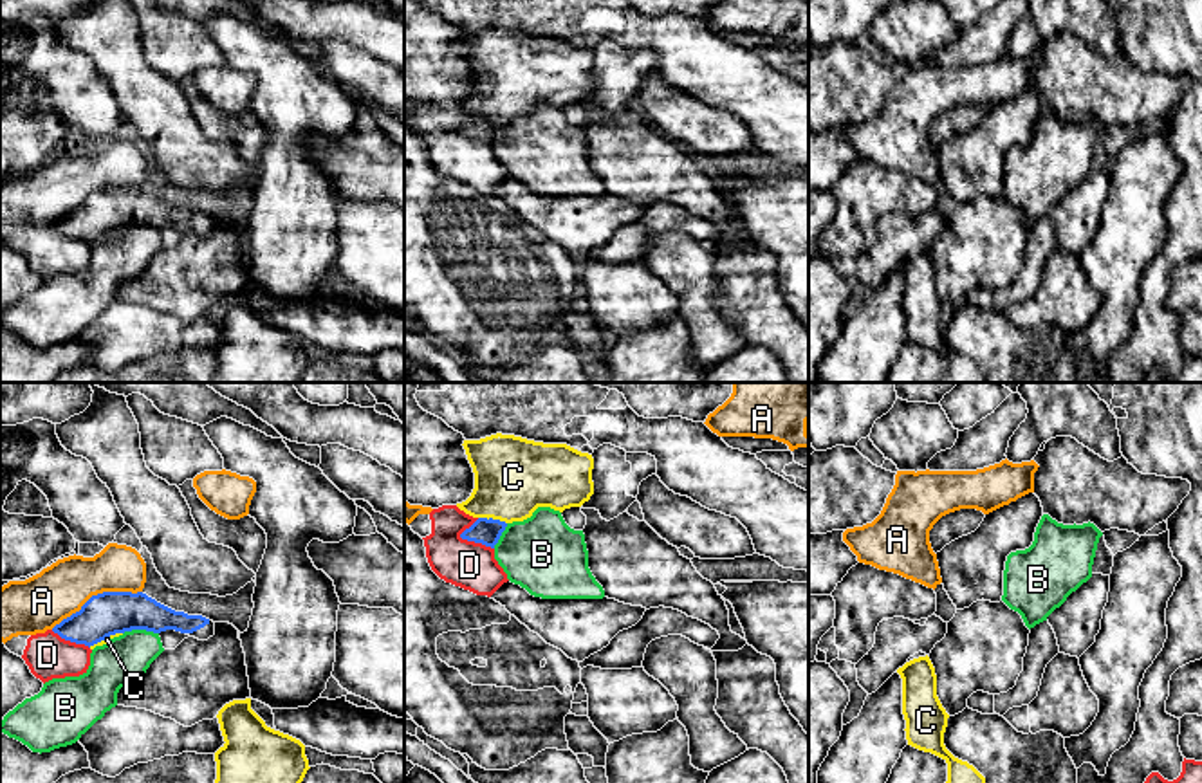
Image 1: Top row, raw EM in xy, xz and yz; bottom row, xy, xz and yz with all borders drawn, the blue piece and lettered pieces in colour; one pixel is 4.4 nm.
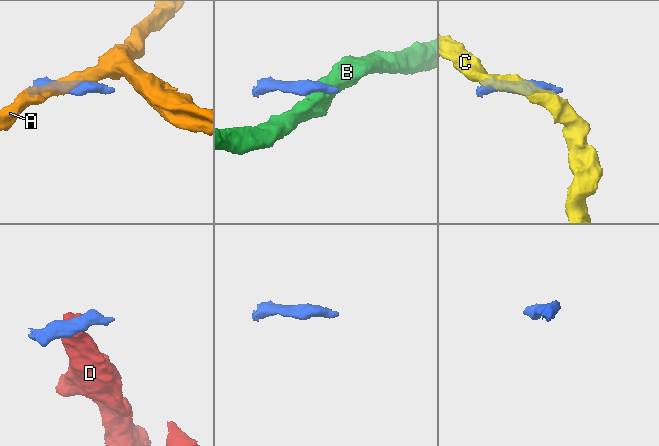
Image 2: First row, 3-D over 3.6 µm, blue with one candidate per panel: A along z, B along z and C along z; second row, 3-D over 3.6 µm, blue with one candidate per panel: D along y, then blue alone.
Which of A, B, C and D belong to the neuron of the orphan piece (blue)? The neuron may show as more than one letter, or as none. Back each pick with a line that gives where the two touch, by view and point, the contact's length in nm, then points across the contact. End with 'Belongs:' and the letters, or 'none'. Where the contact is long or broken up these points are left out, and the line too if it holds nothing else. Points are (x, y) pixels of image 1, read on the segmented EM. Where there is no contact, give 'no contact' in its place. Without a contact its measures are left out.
Belongs: none

